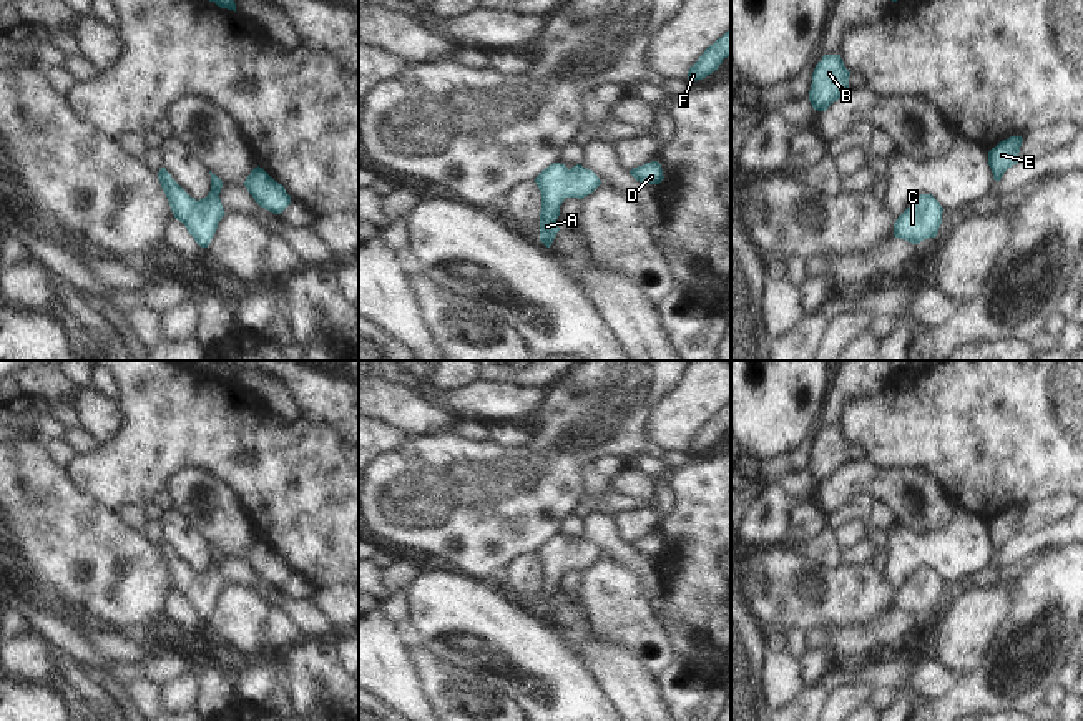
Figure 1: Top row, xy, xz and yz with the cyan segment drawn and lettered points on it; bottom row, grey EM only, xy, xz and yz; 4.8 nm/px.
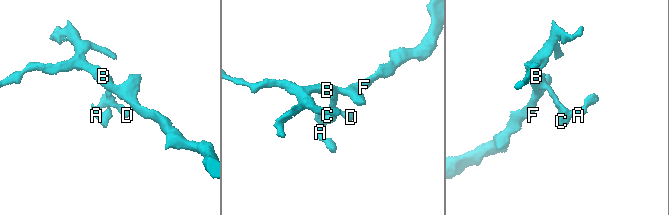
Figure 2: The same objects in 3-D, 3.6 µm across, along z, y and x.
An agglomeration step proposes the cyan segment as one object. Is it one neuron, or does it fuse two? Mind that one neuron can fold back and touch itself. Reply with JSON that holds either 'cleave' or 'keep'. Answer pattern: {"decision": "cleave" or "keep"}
{"decision": "keep"}

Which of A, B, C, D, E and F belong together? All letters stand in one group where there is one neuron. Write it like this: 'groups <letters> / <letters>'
groups A B C D E F

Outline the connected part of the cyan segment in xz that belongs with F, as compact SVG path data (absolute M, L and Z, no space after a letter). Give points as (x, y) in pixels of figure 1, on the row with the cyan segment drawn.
M731 28L704 50L699 60L689 68L688 80L694 83L706 78L716 71L728 56L731 56Z

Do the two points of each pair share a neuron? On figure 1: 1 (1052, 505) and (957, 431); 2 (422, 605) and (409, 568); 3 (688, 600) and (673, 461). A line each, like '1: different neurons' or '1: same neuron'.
1: different neurons
2: different neurons
3: different neurons

